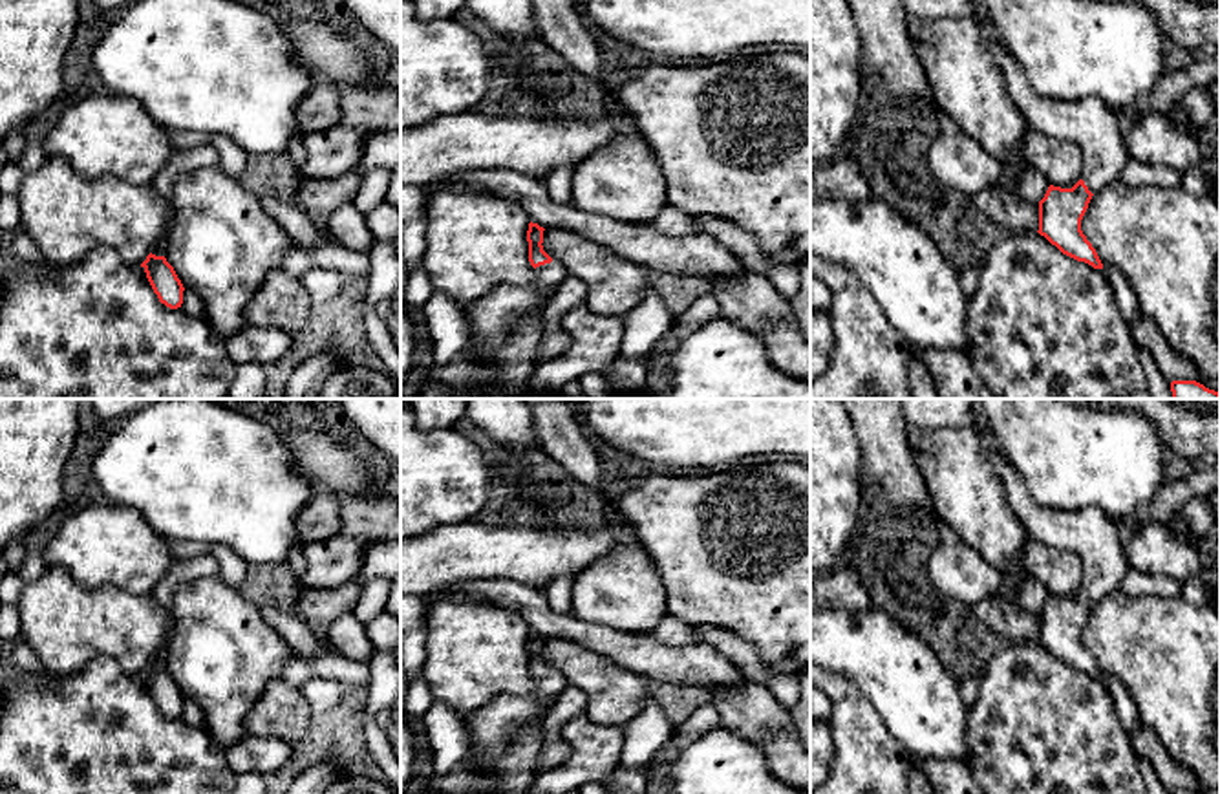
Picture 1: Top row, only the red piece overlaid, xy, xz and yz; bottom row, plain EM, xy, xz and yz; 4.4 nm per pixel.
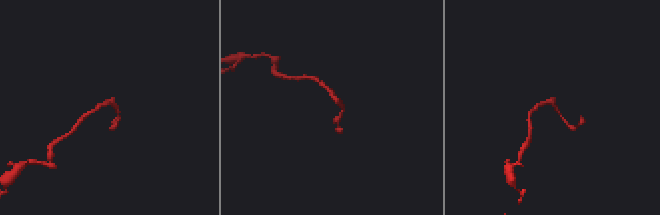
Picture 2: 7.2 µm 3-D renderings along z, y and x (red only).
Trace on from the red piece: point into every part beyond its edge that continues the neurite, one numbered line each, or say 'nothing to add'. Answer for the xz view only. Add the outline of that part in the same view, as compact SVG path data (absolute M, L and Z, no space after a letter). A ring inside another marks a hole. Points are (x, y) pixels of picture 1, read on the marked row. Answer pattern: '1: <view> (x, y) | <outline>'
1: xz (489, 322) | M556 260L536 267L534 273L534 285L496 287L470 306L461 307L466 335L463 359L468 362L490 359L512 335L514 327L569 278L565 265Z

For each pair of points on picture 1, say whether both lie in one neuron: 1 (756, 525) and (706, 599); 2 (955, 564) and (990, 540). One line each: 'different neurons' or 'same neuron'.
1: same neuron
2: different neurons

